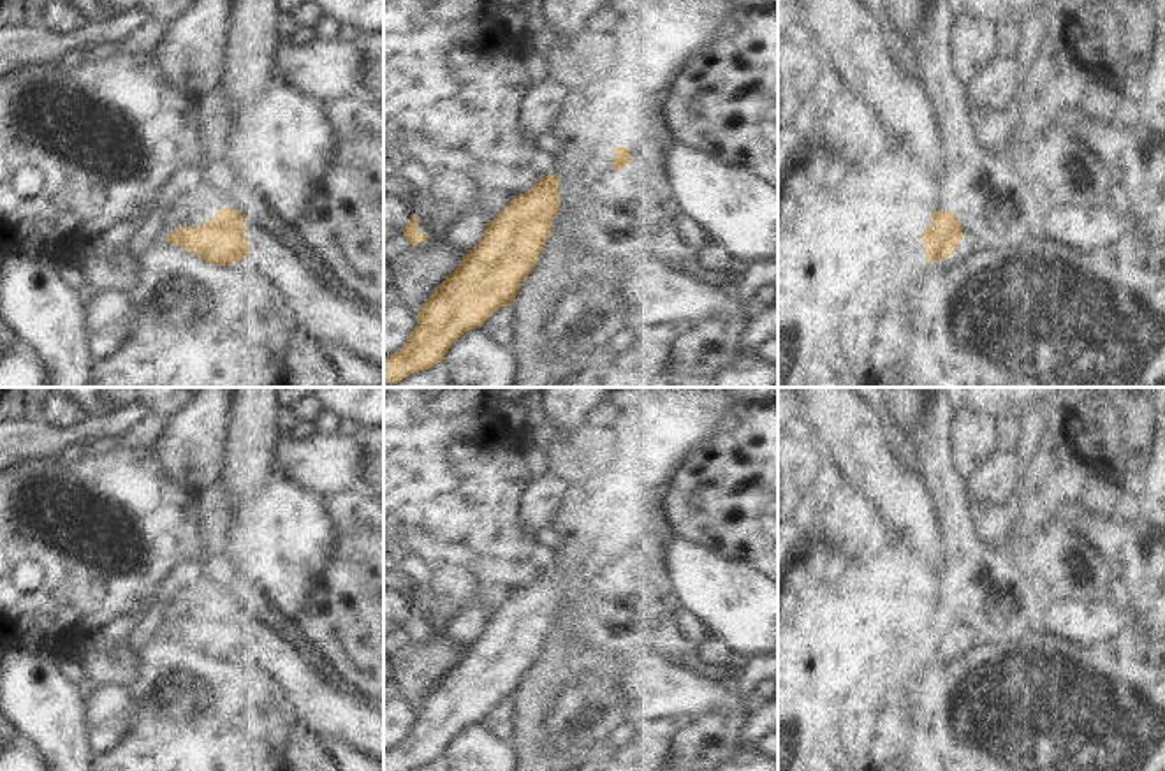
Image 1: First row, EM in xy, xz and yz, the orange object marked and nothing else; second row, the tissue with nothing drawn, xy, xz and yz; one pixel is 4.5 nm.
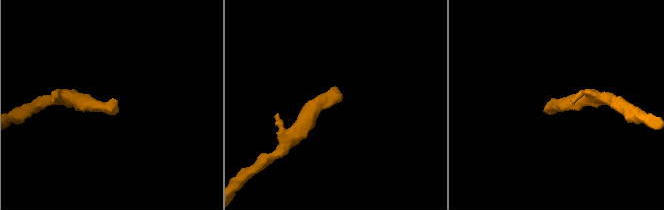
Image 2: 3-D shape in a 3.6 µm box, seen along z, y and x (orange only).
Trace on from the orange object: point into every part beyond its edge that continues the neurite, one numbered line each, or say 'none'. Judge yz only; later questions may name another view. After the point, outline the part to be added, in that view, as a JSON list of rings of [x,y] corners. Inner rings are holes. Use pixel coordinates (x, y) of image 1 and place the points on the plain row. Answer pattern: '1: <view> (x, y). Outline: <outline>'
1: yz (857, 712). Outline: [[[920,630],[894,637],[890,655],[868,667],[838,701],[836,727],[825,745],[864,766],[882,711],[892,699],[899,699],[927,658]]]

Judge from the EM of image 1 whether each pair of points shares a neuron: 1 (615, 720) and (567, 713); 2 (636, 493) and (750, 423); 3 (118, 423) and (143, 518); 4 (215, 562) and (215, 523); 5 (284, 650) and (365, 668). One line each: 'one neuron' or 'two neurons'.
1: one neuron
2: two neurons
3: two neurons
4: one neuron
5: two neurons

